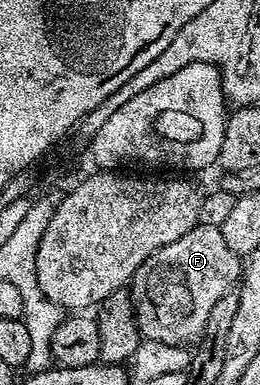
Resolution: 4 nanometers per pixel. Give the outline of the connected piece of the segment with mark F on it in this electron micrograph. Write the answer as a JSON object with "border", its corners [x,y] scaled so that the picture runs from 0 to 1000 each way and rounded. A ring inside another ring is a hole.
{"border":[[[746,582],[673,631],[642,631],[519,704],[504,732],[515,818],[546,878],[604,891],[738,899],[788,860],[796,816],[877,751],[923,732],[931,670],[873,642],[831,584]]]}

